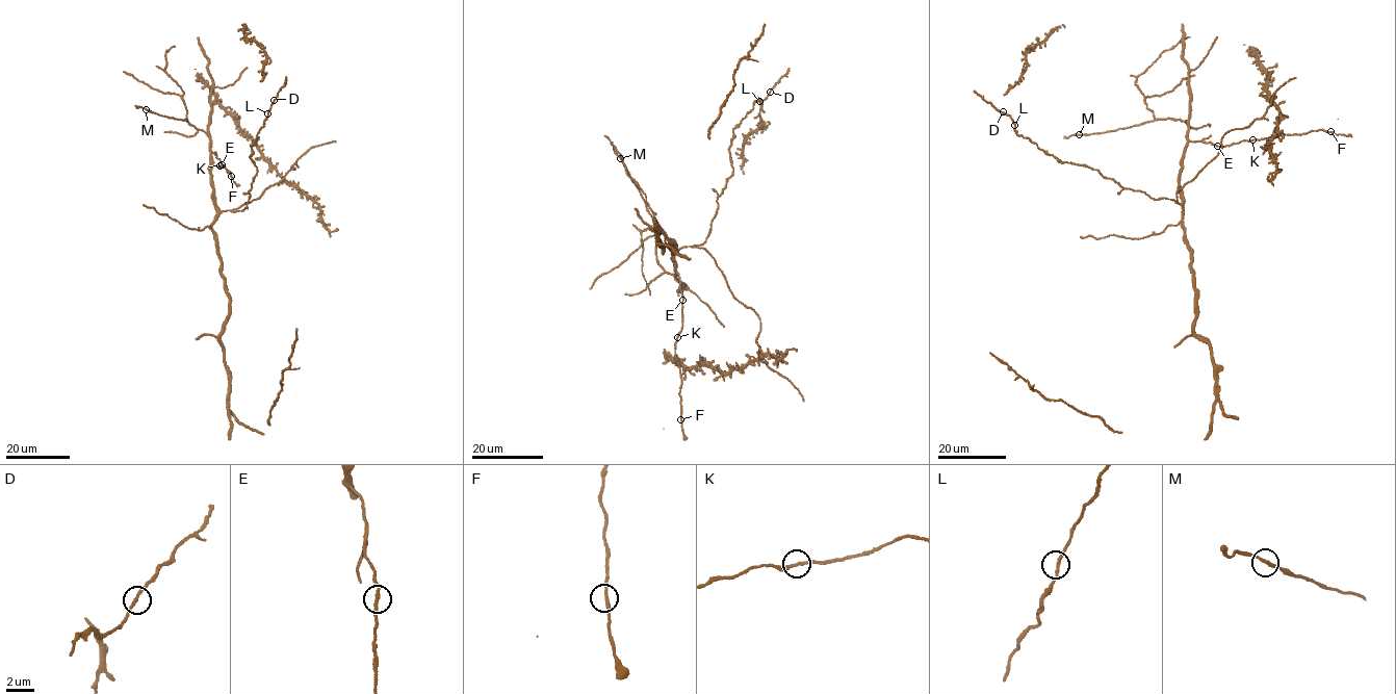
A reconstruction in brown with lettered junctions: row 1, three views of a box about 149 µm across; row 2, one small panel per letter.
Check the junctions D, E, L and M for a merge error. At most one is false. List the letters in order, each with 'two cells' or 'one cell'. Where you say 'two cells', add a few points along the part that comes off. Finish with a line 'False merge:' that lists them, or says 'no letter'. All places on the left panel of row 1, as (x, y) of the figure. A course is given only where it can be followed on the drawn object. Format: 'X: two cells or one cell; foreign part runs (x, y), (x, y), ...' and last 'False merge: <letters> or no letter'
D: one cell
E: one cell
L: one cell
M: one cell
False merge: no letter

